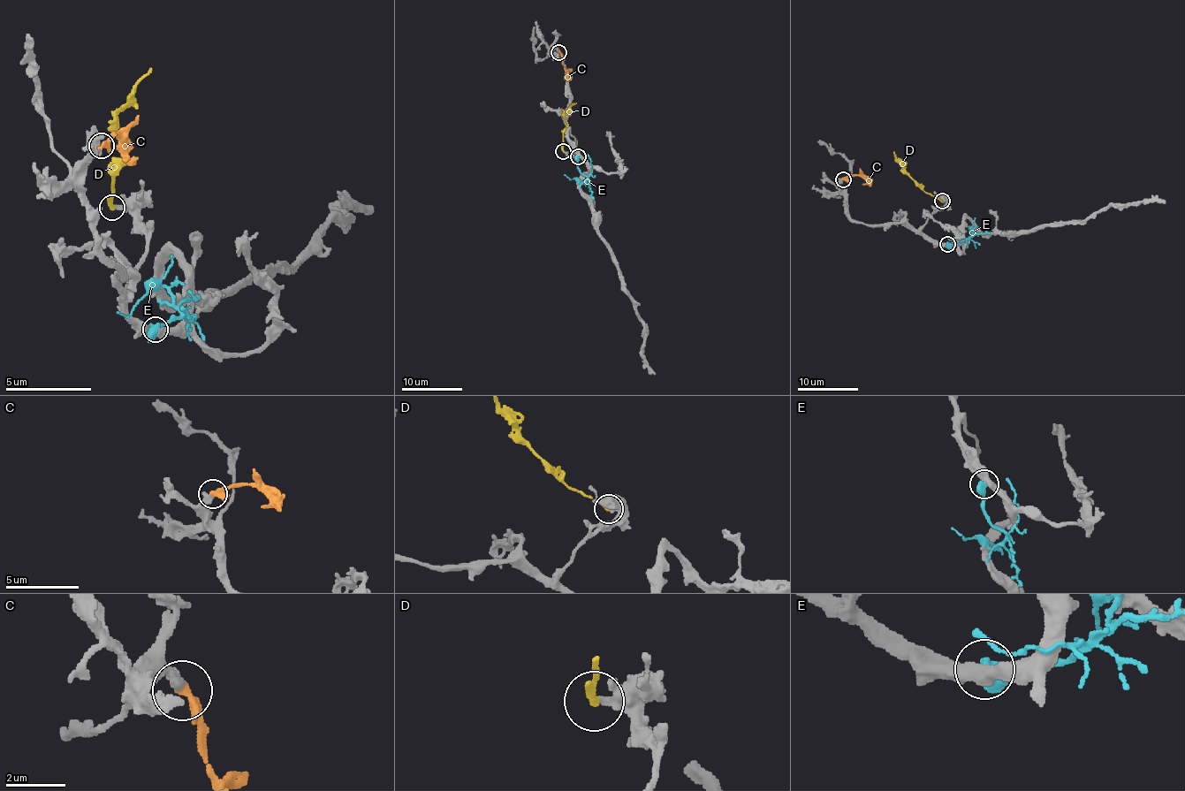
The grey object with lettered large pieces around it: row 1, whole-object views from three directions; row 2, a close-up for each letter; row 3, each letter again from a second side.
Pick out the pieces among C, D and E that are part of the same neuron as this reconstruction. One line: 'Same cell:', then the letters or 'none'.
Same cell: C

